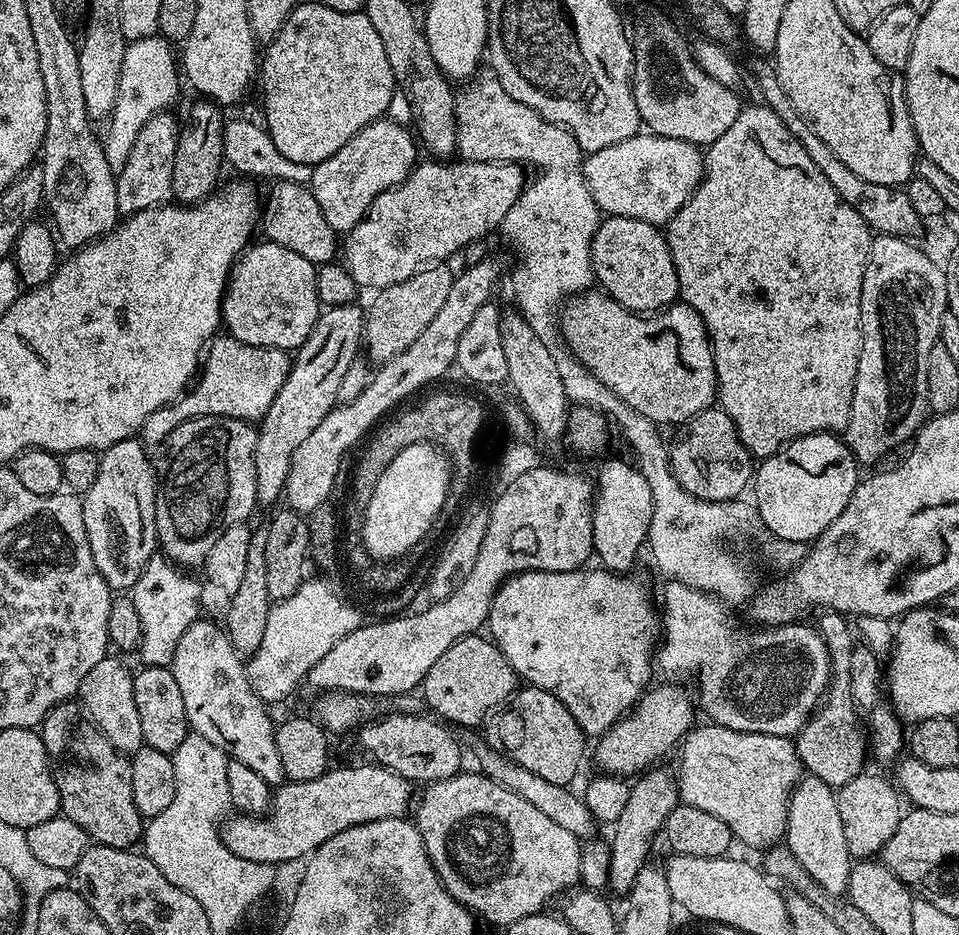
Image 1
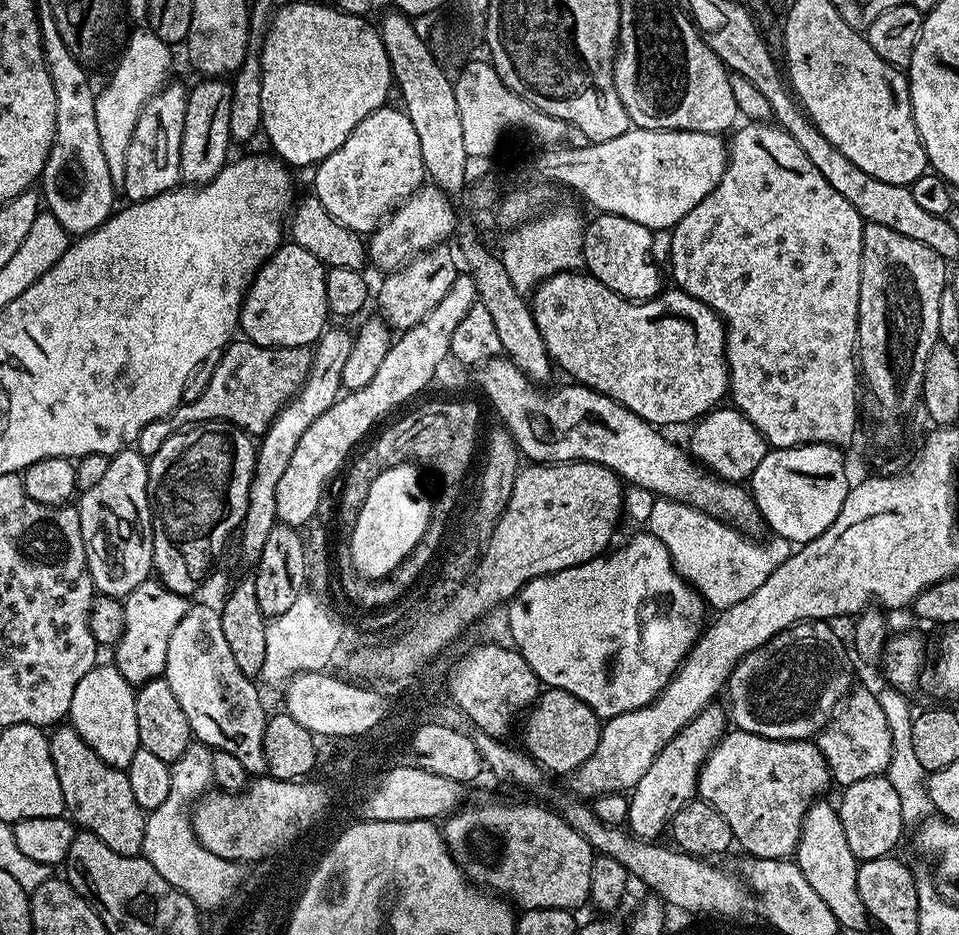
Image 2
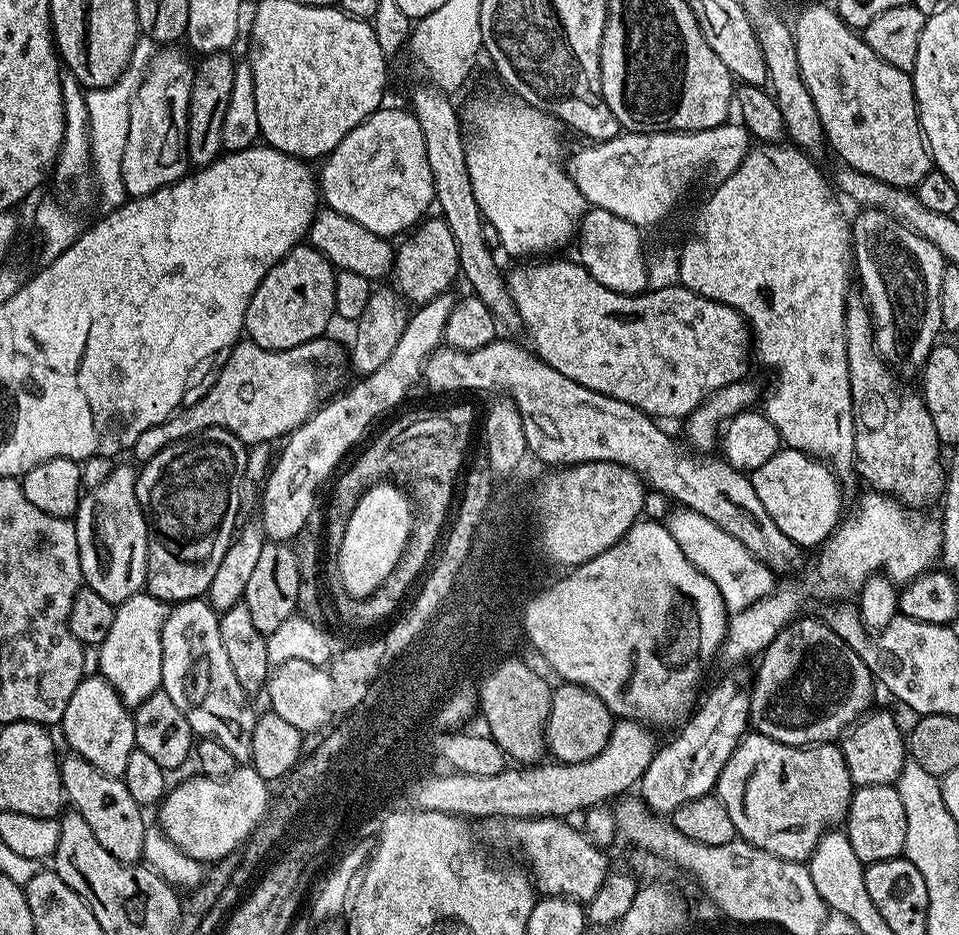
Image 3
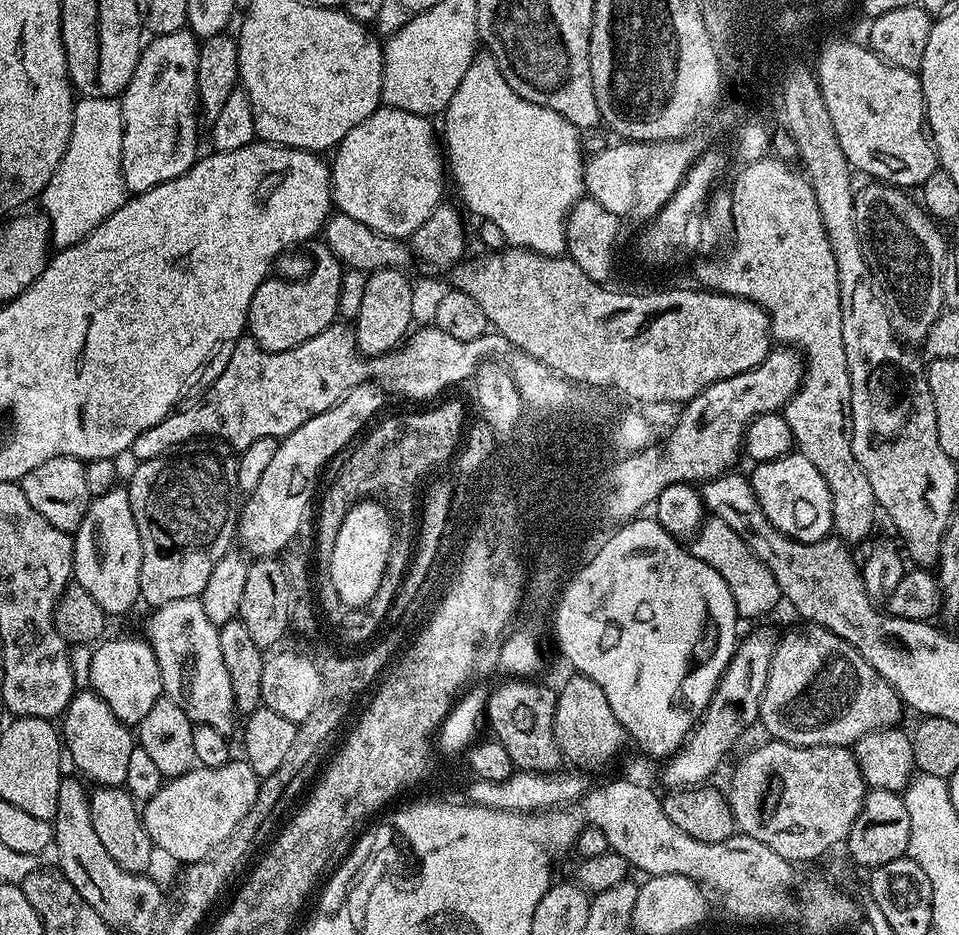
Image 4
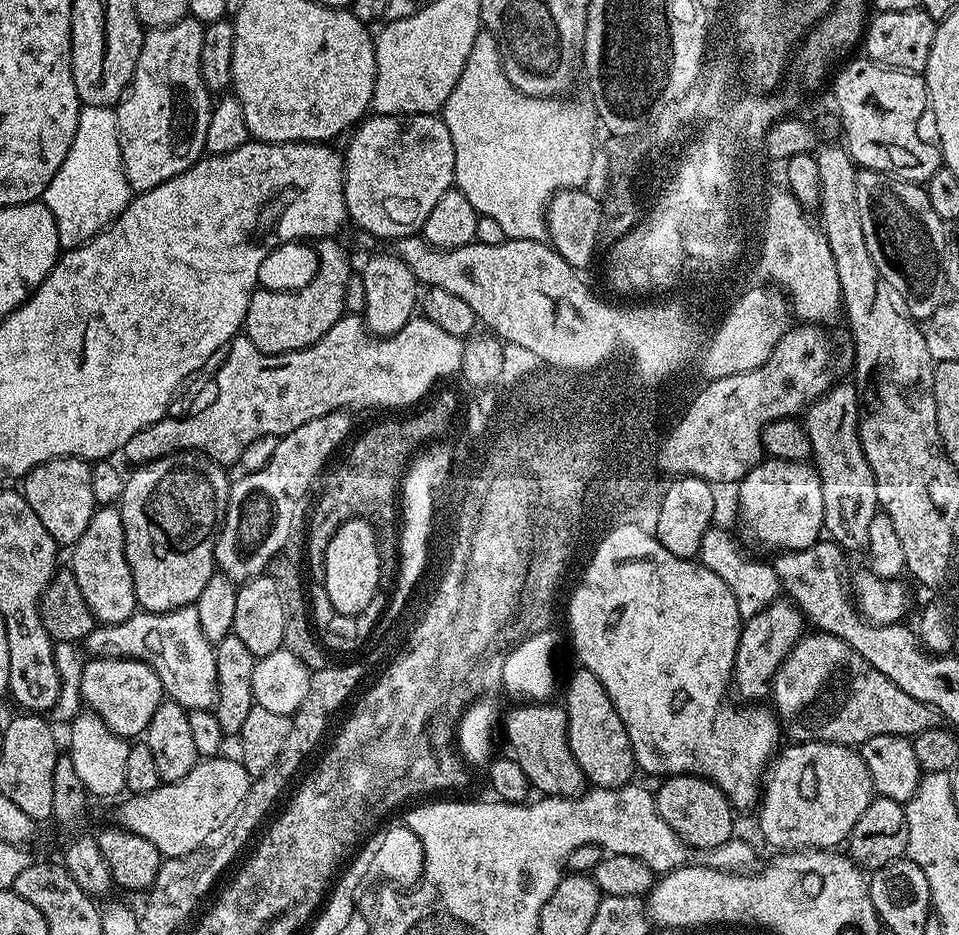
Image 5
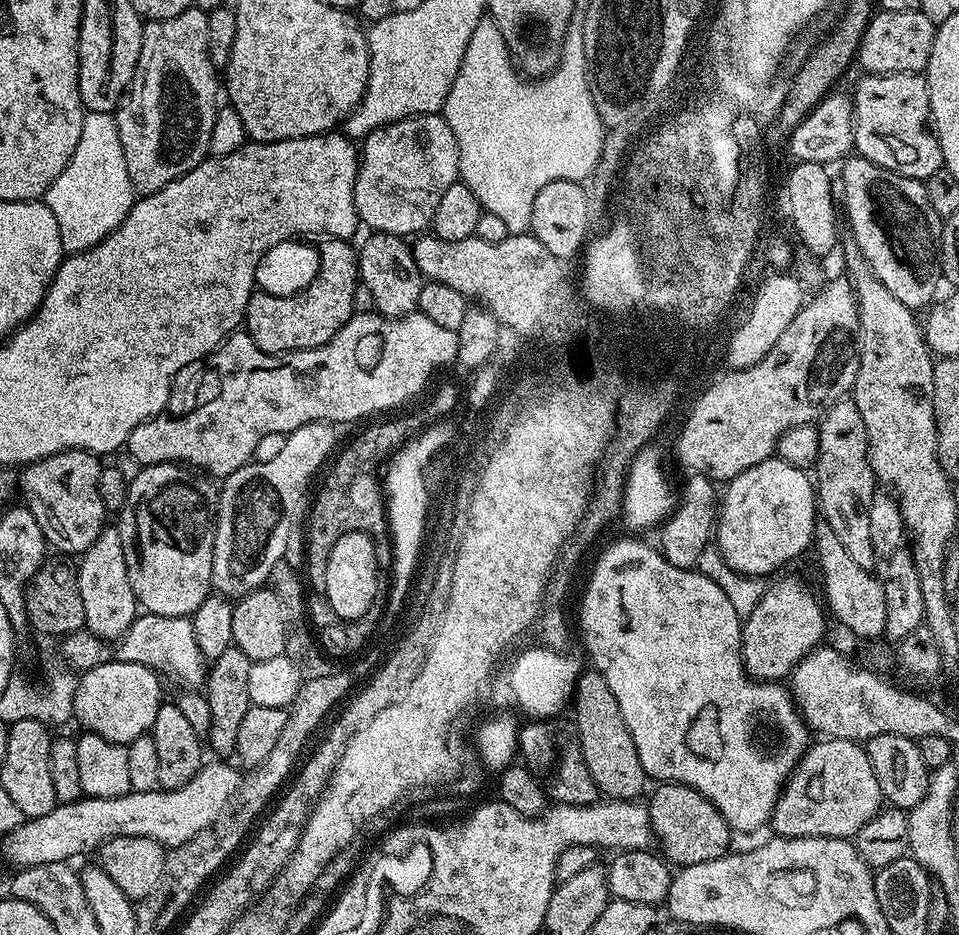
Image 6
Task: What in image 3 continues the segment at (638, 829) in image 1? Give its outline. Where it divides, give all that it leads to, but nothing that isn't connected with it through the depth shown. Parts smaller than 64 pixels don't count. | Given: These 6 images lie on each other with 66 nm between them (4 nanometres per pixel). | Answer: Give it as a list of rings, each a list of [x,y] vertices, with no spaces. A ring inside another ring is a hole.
[[[728,670],[705,694],[704,701],[700,700],[691,715],[680,724],[685,723],[680,733],[669,744],[661,743],[657,747],[638,785],[640,799],[652,812],[670,814],[678,810],[678,806],[707,796],[715,789],[722,766],[740,745],[750,724],[750,676],[740,671],[744,670]]]

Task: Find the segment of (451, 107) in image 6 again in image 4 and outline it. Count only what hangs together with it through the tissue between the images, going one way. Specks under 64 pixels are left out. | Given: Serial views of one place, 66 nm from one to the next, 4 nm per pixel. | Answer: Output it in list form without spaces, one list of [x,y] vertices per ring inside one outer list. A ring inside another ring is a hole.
[[[486,50],[477,51],[476,57],[474,57],[470,62],[470,67],[466,69],[466,75],[464,75],[464,77],[462,78],[462,82],[458,82],[458,90],[454,90],[454,98],[450,98],[448,107],[444,109],[442,113],[442,119],[444,119],[444,132],[442,128],[442,134],[443,137],[444,134],[446,136],[446,138],[444,137],[444,140],[446,143],[446,158],[450,163],[450,176],[451,179],[452,176],[454,179],[456,179],[456,186],[460,190],[461,196],[464,198],[465,205],[463,204],[463,207],[465,209],[467,209],[466,207],[468,207],[469,210],[472,211],[474,215],[476,215],[476,218],[479,218],[480,220],[489,220],[490,222],[495,222],[495,224],[502,230],[505,241],[507,241],[507,243],[511,245],[511,247],[528,248],[531,250],[531,252],[537,252],[538,254],[542,254],[543,256],[564,256],[566,252],[566,226],[564,224],[568,221],[568,211],[570,211],[572,207],[578,203],[579,200],[585,199],[586,196],[584,185],[584,167],[586,163],[586,156],[585,154],[583,155],[582,153],[580,153],[580,136],[582,136],[581,129],[575,128],[575,126],[573,126],[573,124],[569,122],[569,120],[567,120],[566,117],[562,114],[558,114],[554,110],[550,110],[546,106],[538,106],[534,102],[530,102],[526,98],[522,98],[520,95],[518,95],[518,93],[515,92],[515,90],[512,89],[510,85],[508,85],[508,83],[506,82],[506,78],[502,78],[502,70],[498,70],[498,62]]]

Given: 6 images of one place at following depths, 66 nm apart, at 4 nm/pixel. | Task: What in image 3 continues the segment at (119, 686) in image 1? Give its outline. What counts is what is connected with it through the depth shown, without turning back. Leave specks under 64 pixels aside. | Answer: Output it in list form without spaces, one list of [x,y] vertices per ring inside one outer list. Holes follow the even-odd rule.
[[[103,676],[84,677],[70,702],[66,702],[66,714],[60,719],[59,727],[64,728],[64,740],[75,755],[86,758],[90,766],[98,766],[102,774],[123,777],[126,761],[136,748],[134,716]]]

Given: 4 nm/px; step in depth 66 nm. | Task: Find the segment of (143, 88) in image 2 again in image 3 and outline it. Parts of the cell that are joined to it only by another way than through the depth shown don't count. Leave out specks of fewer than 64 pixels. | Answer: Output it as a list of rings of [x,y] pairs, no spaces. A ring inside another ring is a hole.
[[[147,38],[136,41],[128,68],[113,84],[105,88],[89,88],[85,91],[86,110],[90,114],[90,146],[92,147],[92,174],[98,189],[98,200],[105,204],[105,209],[115,210],[124,203],[126,193],[122,182],[122,150],[126,150],[126,134],[130,134],[130,106],[138,86],[142,86],[148,67],[152,65],[152,57],[158,51],[157,45]]]

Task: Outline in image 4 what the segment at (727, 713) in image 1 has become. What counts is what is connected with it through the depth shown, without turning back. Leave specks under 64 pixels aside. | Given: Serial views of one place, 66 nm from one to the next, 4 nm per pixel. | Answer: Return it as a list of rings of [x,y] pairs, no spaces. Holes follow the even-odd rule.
[[[815,626],[804,628],[796,628],[785,636],[783,633],[777,639],[770,674],[766,678],[766,690],[762,690],[760,699],[759,727],[764,727],[771,739],[799,748],[842,748],[855,745],[856,741],[874,730],[899,725],[900,715],[906,712],[906,708],[890,682],[886,682],[886,678],[882,678],[878,670],[874,670],[858,650],[854,650],[854,646],[838,638],[838,634]]]

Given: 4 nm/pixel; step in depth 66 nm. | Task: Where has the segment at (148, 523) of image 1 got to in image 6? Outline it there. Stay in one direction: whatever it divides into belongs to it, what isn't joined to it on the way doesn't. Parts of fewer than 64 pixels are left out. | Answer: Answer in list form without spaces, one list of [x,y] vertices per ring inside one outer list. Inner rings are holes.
[[[104,527],[79,560],[76,581],[82,594],[82,610],[86,610],[84,627],[104,639],[123,636],[124,631],[136,621],[138,605],[126,570],[126,554],[122,550],[119,527]]]

